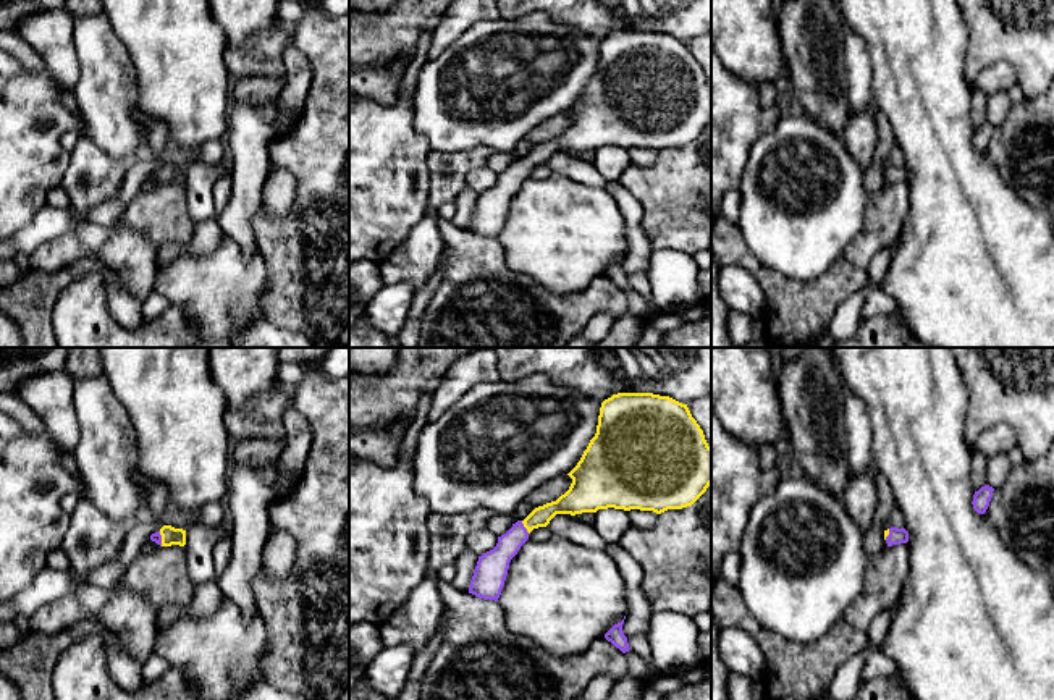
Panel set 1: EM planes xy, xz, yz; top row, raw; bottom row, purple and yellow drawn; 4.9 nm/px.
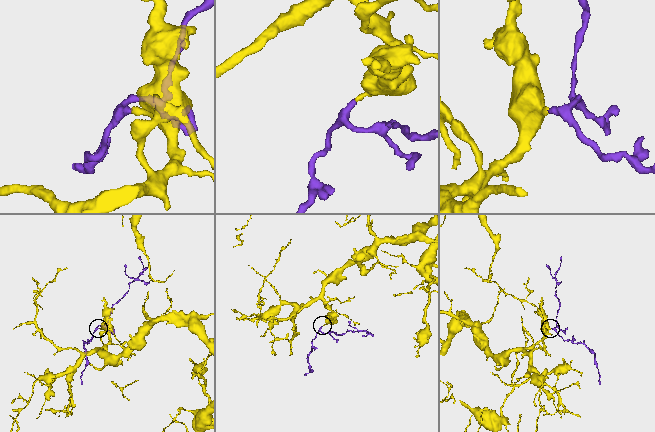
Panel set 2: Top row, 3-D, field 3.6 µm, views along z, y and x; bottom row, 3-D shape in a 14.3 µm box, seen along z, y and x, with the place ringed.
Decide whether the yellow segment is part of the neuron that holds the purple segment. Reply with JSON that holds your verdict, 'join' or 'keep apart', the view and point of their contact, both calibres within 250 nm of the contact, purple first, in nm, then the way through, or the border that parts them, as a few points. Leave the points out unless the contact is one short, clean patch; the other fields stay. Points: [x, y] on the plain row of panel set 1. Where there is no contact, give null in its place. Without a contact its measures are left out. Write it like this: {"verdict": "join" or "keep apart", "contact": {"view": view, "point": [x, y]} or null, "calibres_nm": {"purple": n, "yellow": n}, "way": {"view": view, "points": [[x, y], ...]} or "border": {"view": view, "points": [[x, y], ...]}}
{"verdict": "join", "contact": {"view": "xz", "point": [524, 165]}, "calibres_nm": {"purple": 160, "yellow": 110}, "way": {"view": "xz", "points": [[492, 204], [524, 165], [550, 147], [568, 141]]}}

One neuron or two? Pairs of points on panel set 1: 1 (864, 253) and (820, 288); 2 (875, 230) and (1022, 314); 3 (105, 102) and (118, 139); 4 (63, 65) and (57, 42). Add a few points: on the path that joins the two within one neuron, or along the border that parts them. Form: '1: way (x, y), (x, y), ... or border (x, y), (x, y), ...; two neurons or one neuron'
1: border (843, 256), (854, 265), (865, 269); two neurons
2: border (907, 201), (907, 210), (898, 238); two neurons
3: way (110, 112), (117, 130); one neuron
4: way (62, 60), (57, 47); one neuron

